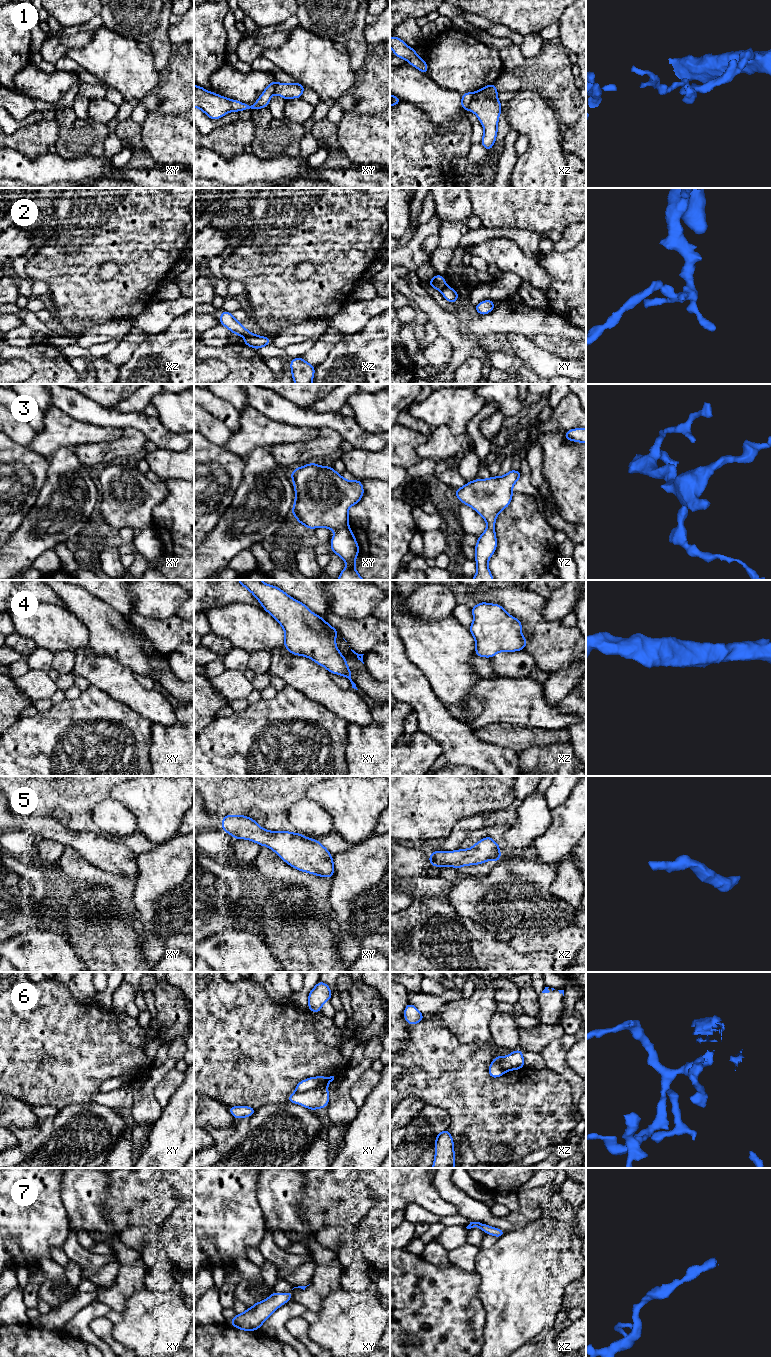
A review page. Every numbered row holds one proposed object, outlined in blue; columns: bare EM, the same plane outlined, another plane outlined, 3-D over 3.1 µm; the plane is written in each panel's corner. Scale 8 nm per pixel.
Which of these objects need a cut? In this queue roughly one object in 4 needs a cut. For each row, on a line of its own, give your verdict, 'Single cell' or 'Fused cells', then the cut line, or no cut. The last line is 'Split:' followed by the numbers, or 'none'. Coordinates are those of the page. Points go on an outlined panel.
1: Fused cells. Split along xz (474, 93), (474, 97), (468, 104), (467, 109)
2: Fused cells. Split along xy (446, 285), (441, 290)
3: Single cell. No split
4: Single cell. No split
5: Single cell. No split
6: Fused cells. Split along xy (325, 1083), (305, 1091), (295, 1092)
7: Single cell. No split
Split: 1, 2, 6

